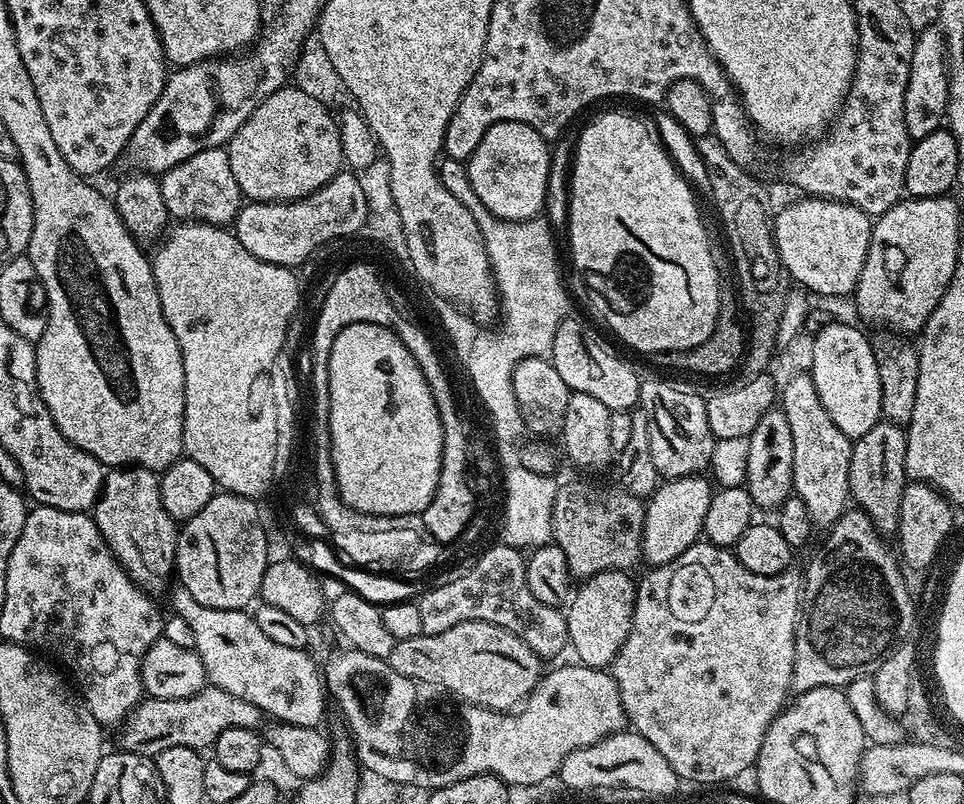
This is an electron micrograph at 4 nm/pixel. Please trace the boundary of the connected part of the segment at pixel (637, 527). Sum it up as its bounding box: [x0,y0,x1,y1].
[552,484,644,582]

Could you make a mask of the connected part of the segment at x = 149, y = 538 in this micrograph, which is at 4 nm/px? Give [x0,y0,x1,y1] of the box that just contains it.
[94,466,178,598]

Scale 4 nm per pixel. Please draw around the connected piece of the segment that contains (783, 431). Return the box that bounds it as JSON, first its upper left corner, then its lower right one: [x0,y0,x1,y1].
[746,406,794,509]

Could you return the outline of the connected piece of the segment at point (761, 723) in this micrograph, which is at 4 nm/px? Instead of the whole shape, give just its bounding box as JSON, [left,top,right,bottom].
[610,542,802,786]

